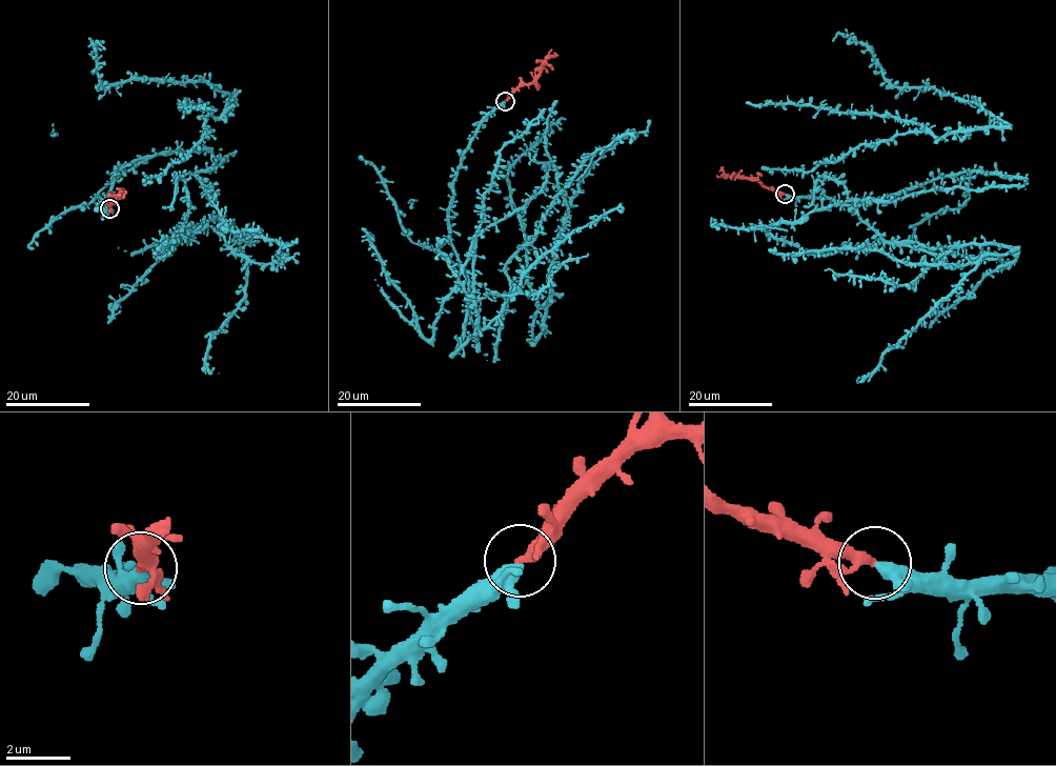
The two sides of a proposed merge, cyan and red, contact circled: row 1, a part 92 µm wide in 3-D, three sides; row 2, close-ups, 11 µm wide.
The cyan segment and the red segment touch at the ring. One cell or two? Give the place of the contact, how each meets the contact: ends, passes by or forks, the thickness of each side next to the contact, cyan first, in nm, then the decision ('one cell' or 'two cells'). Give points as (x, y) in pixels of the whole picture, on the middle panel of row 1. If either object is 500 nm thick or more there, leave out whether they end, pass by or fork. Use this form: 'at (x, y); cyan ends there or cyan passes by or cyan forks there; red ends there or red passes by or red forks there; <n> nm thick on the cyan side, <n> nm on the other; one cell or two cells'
at (505, 101); cyan passes by; red ends there; 320 nm thick on the cyan side, 360 nm on the other; one cell

